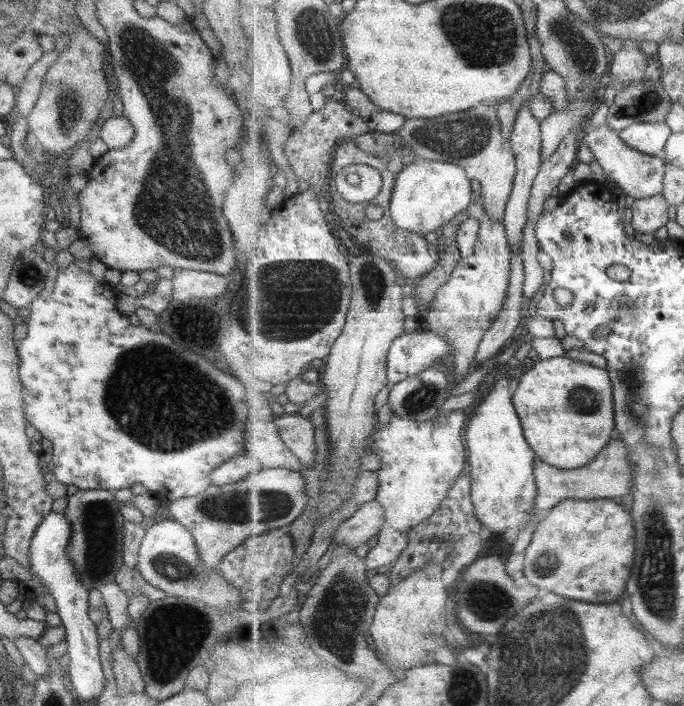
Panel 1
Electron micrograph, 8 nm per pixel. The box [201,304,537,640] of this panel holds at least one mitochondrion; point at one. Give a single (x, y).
(491, 602)

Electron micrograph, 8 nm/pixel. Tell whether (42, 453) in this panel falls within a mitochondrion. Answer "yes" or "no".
no

